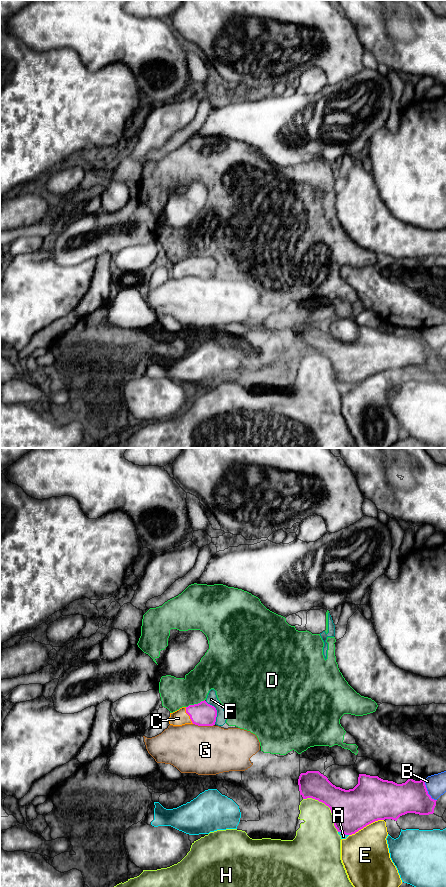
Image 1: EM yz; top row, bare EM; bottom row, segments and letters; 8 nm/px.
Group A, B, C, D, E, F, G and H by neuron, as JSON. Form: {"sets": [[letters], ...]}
{"sets": [["A"], ["B"], ["C"], ["D", "F"], ["E"], ["G"], ["H"]]}

